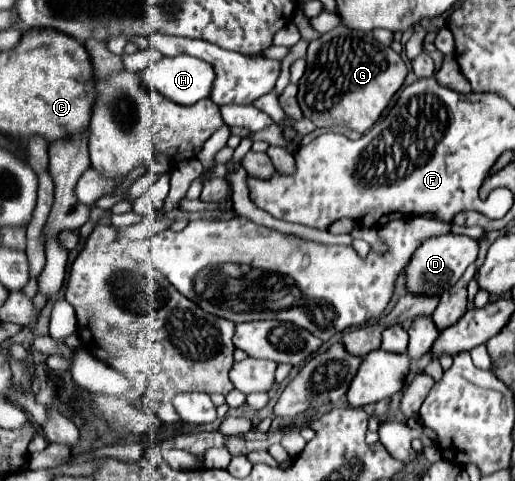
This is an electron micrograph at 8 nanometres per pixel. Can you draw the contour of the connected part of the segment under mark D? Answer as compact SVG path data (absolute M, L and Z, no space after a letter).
M441 235L435 239L427 239L411 257L407 271L407 287L413 293L429 293L429 295L441 295L451 285L455 285L465 269L475 263L479 253L479 241L467 235Z

